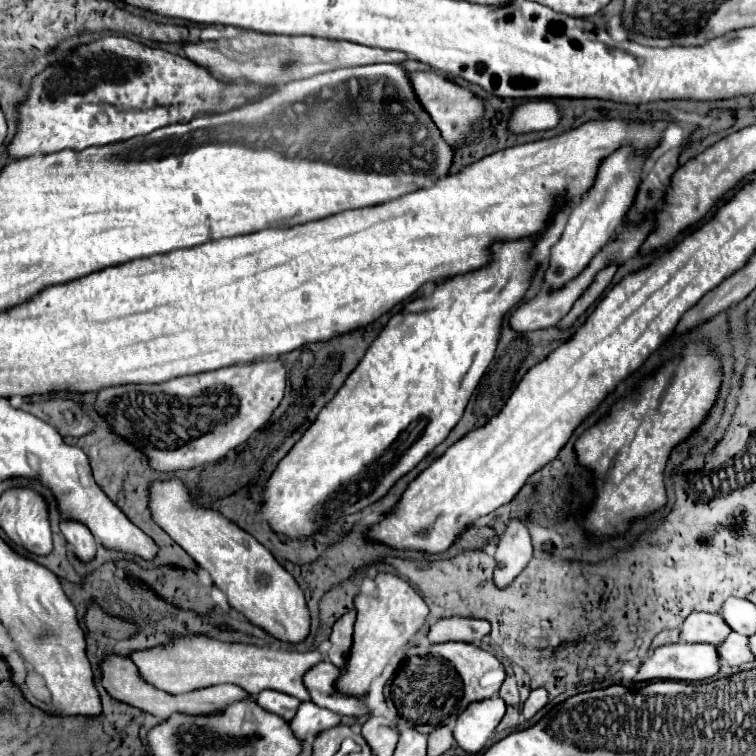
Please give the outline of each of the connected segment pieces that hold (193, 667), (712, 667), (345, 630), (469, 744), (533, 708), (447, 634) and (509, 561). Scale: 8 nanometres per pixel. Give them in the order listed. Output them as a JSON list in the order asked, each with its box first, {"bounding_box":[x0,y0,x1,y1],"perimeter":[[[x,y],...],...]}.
[{"bounding_box":[130,634,322,702],"perimeter":[[[194,634],[194,636],[174,636],[166,644],[132,652],[130,660],[136,664],[140,676],[148,680],[148,684],[168,694],[184,694],[196,688],[208,688],[230,682],[244,688],[244,692],[248,692],[254,698],[262,690],[276,690],[304,702],[308,700],[308,690],[302,684],[302,676],[306,670],[310,670],[314,664],[322,660],[322,654],[320,652],[302,654],[258,644],[238,644],[238,642],[228,644],[216,638],[212,640],[206,634]]]},{"bounding_box":[634,644,720,682],"perimeter":[[[668,644],[640,666],[634,682],[704,680],[720,670],[720,656],[712,644]]]},{"bounding_box":[328,608,356,668],"perimeter":[[[352,608],[350,612],[346,612],[340,620],[336,620],[336,624],[332,626],[332,634],[330,634],[330,650],[328,650],[328,658],[334,666],[342,668],[346,654],[352,646],[352,628],[354,628],[354,616],[356,610]]]},{"bounding_box":[454,696,506,754],"perimeter":[[[498,696],[470,704],[458,716],[454,726],[454,738],[458,746],[468,754],[480,754],[494,728],[500,724],[504,712],[506,704]]]},{"bounding_box":[522,688,548,720],"perimeter":[[[536,688],[530,692],[530,698],[524,702],[524,708],[522,708],[522,716],[526,720],[530,720],[536,712],[540,712],[546,704],[548,704],[548,692],[544,688]]]},{"bounding_box":[428,616,490,644],"perimeter":[[[450,616],[450,618],[440,618],[430,626],[428,640],[434,644],[450,642],[450,640],[478,644],[486,634],[490,634],[490,624],[486,620]]]},{"bounding_box":[494,520,532,590],"perimeter":[[[520,520],[508,522],[506,532],[498,540],[494,560],[496,560],[494,586],[500,590],[508,588],[532,560],[530,534]]]}]

